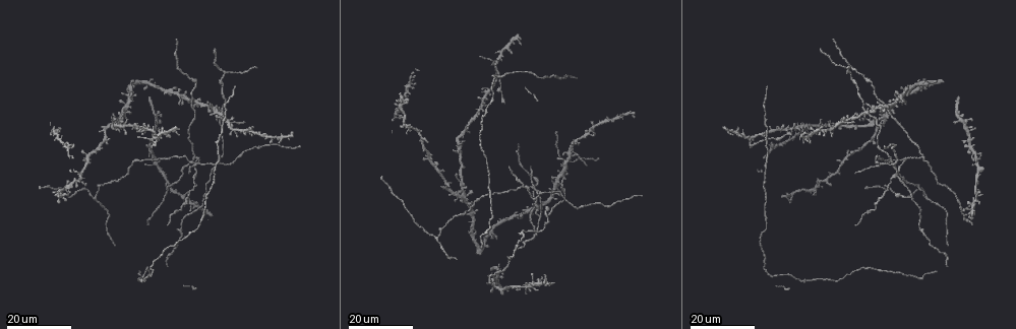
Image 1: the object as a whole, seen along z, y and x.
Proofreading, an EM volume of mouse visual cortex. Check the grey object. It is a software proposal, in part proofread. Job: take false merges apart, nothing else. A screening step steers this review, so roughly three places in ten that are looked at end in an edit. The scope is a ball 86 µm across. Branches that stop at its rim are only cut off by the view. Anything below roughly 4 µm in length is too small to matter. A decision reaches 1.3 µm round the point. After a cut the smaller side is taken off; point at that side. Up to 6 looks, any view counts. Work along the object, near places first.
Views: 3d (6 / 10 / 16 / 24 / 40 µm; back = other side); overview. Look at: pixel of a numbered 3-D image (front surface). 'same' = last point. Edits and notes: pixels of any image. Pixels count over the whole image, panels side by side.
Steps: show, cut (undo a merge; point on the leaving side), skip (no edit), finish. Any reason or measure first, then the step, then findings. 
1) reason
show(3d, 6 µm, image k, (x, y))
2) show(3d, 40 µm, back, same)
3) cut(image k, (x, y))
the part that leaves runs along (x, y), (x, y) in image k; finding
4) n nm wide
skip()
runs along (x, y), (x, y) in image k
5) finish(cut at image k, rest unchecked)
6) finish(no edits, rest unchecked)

a fork
show(3d, 24 µm, image 1, (749, 141))

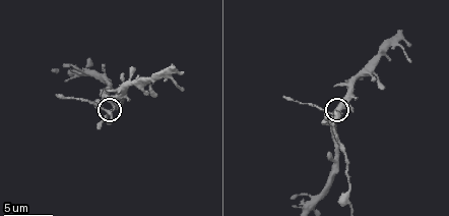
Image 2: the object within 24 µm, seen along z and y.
show(3d, 6 µm, image 2, (111, 103))

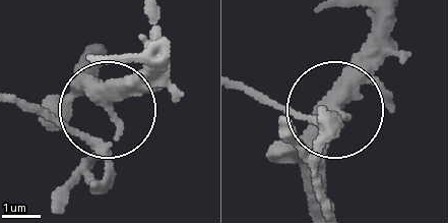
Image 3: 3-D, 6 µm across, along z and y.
cut(image 3, (72, 182))
two neurons meet here

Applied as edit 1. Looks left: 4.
show(overview)

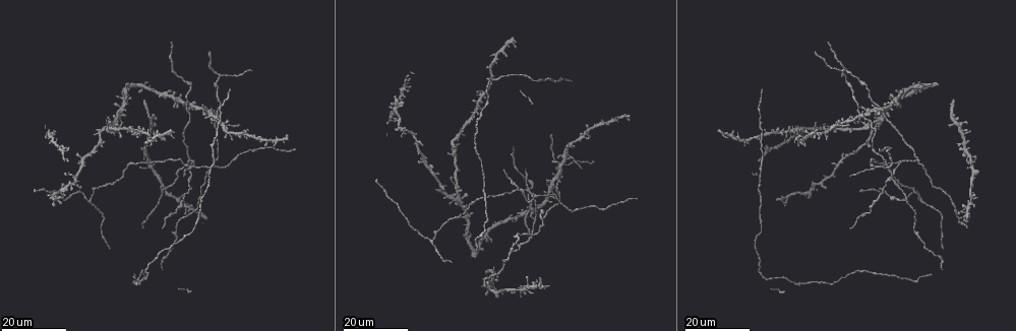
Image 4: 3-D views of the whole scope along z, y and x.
four or more arms meet
show(3d, 16 µm, image 4, (215, 114))

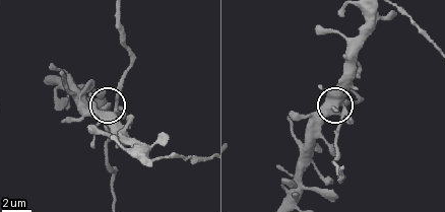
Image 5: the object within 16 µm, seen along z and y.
show(3d, 6 µm, image 5, (344, 112))

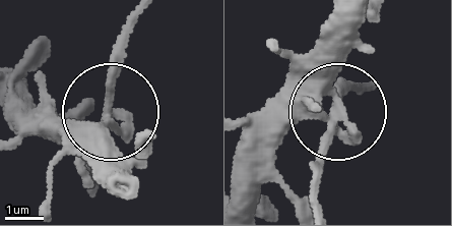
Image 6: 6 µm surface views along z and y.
4 arms
skip()
continuous, no second neuron

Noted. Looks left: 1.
finish(cut at image 3, rest unchecked)

